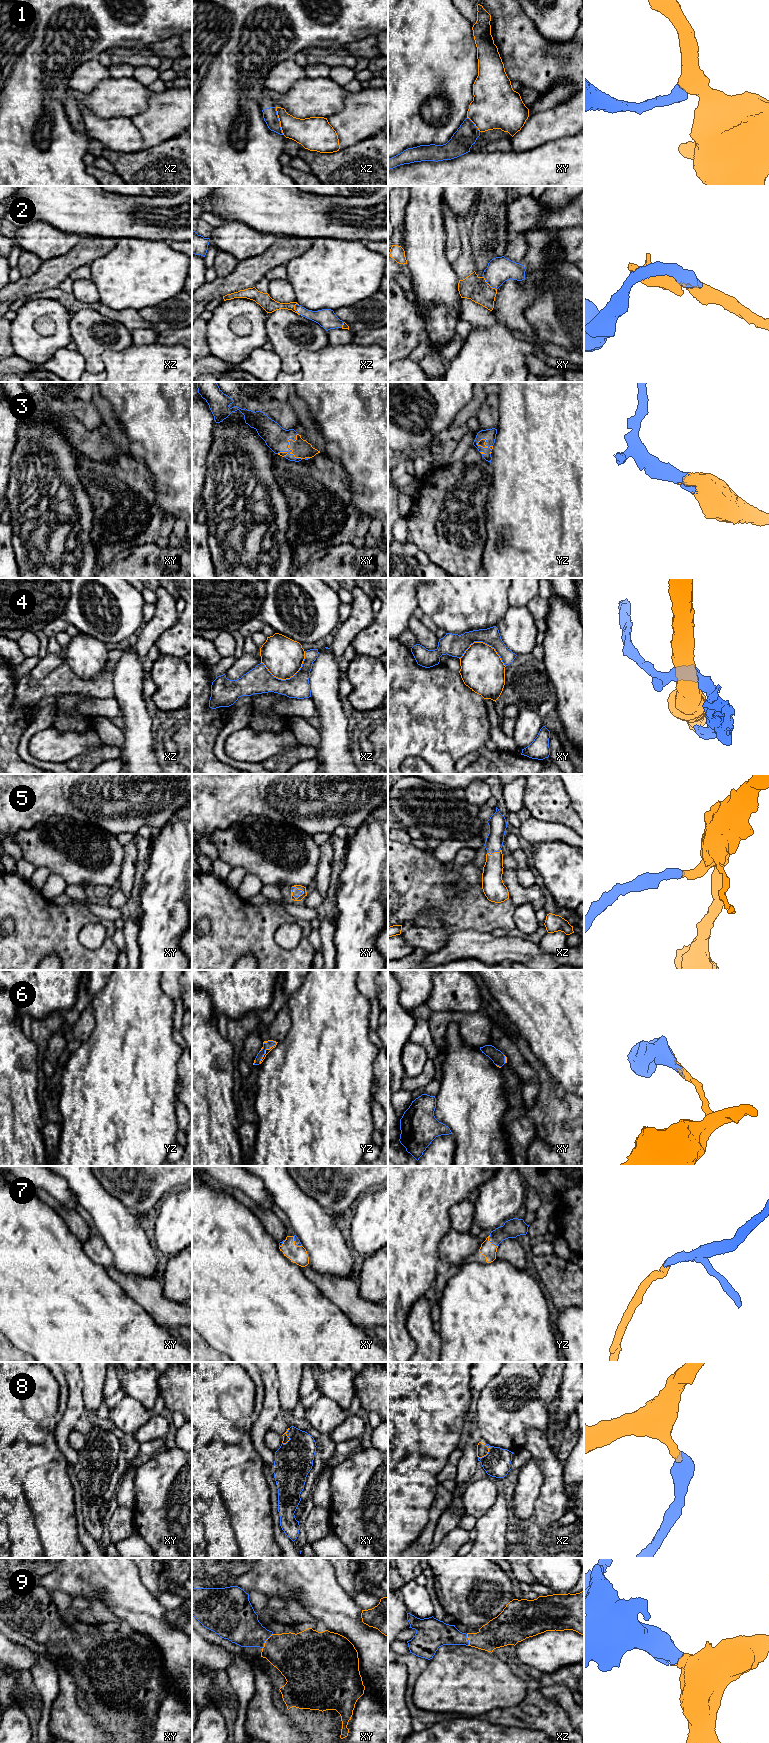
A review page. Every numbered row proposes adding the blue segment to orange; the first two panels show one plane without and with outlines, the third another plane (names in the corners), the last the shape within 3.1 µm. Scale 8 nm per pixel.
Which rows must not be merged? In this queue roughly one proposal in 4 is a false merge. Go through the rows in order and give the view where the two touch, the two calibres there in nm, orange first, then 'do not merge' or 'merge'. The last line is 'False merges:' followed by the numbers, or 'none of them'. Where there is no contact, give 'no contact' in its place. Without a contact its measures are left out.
1: contact in xz; calibres 220 and 120 nm; do not merge
2: contact in xy; calibres 190 and 200 nm; merge
3: contact in xy; calibres 150 and 190 nm; merge
4: contact in xz; calibres 320 and 220 nm; do not merge
5: contact in xy; calibres 50 and 60 nm; merge
6: contact in yz; calibres 40 and 50 nm; merge
7: contact in yz; calibres 120 and 150 nm; merge
8: contact in xy; calibres 50 and 300 nm; merge
9: contact in xy; calibres 340 and 300 nm; merge
False merges: 1, 4

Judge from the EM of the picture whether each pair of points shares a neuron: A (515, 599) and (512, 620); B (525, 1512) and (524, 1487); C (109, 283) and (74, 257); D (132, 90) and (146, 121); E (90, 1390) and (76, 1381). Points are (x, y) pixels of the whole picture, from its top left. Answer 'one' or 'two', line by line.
A: two
B: one
C: two
D: two
E: two

